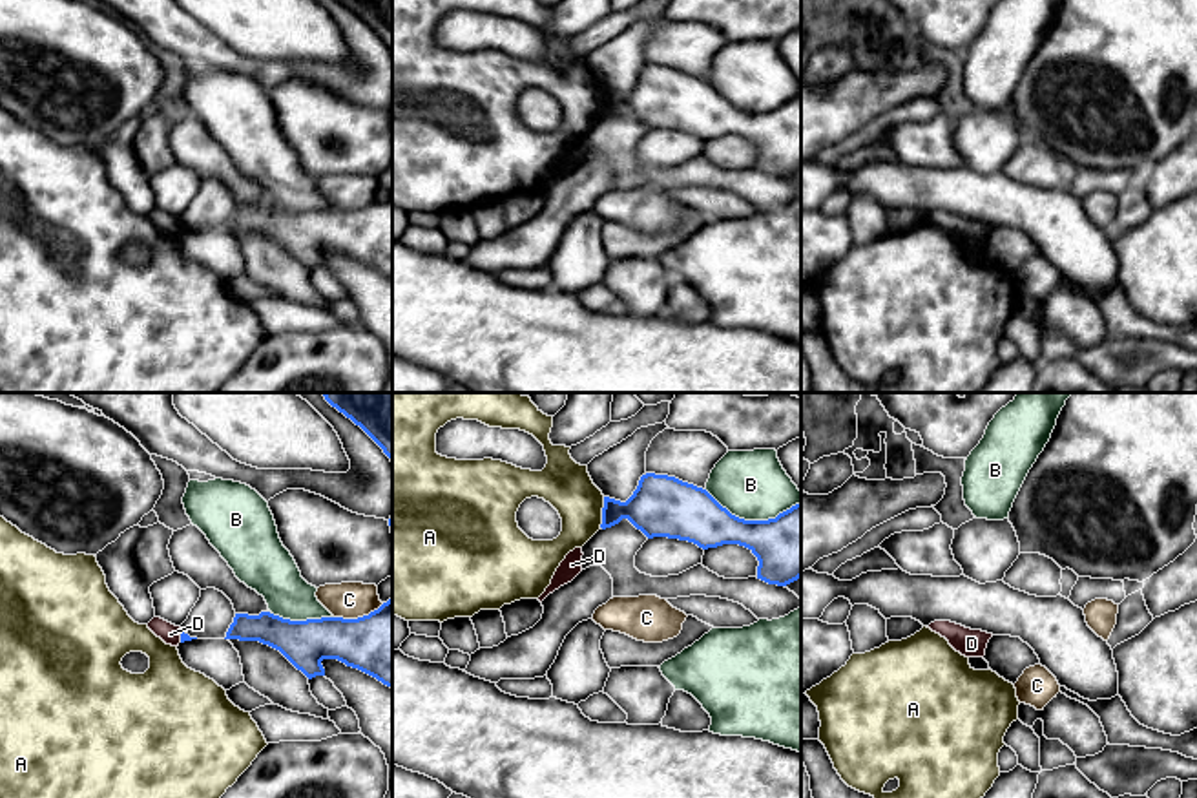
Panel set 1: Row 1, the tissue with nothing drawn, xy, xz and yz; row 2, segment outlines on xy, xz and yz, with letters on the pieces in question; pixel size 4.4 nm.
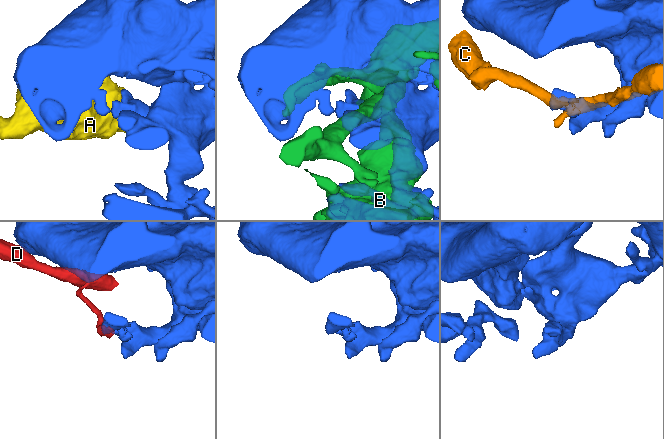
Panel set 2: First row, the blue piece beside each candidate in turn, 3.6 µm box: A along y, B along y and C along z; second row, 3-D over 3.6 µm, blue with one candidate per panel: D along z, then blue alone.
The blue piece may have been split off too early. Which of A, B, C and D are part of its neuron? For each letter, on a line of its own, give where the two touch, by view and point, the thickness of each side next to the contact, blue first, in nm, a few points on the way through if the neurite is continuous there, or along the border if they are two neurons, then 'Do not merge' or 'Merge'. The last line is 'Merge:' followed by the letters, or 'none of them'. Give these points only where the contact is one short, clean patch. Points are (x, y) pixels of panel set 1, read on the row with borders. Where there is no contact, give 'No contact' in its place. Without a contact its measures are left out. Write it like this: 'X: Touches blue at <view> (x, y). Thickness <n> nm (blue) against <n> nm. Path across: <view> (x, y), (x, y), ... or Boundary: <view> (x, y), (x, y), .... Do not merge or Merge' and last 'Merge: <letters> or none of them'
A: Touches blue at xz (603, 512). Thickness 260 nm (blue) against 220 nm. Do not merge
B: Touches blue at xz (752, 521). Thickness 300 nm (blue) against 300 nm. Do not merge
C: Touches blue at xy (358, 618). Thickness 320 nm (blue) against 160 nm. Do not merge
D: Touches blue at xy (181, 636). Thickness 30 nm (blue) against 90 nm. Boundary: xy (179, 630), (181, 641). Do not merge
Merge: none of them

